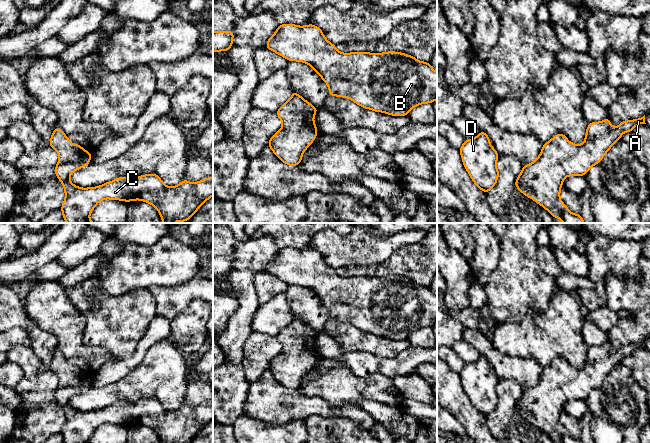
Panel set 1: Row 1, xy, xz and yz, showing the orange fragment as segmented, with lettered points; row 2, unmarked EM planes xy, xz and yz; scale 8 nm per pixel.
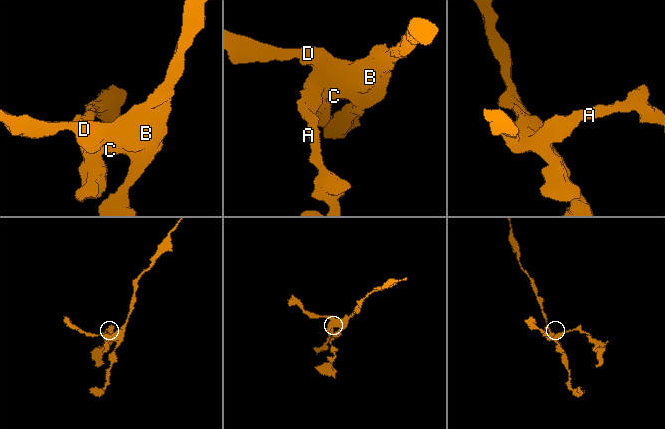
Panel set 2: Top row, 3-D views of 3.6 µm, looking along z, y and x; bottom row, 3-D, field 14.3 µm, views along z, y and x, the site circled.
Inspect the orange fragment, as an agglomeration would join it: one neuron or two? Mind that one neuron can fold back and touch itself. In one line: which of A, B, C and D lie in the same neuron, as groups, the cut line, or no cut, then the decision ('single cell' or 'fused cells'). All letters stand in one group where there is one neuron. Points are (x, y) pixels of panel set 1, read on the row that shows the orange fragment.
groups A B C D; cut none; single cell

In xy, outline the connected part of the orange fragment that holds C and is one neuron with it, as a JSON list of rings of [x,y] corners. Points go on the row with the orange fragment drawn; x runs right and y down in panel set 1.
[[[57,127],[49,145],[59,155],[55,174],[65,190],[61,210],[67,223],[95,223],[89,216],[103,199],[142,200],[158,210],[163,223],[184,222],[213,196],[213,177],[195,183],[185,179],[177,186],[168,187],[157,174],[146,174],[137,178],[119,177],[101,186],[80,188],[71,183],[70,174],[90,164],[91,152],[79,144],[72,144]]]

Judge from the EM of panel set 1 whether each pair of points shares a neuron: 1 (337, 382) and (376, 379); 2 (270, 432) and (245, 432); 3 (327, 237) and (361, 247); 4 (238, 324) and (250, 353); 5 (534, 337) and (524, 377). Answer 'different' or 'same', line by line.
1: same
2: same
3: same
4: different
5: different

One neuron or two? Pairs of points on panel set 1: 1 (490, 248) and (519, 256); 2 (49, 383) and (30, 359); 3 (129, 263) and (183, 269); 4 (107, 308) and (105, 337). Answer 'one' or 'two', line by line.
1: two
2: one
3: one
4: one

